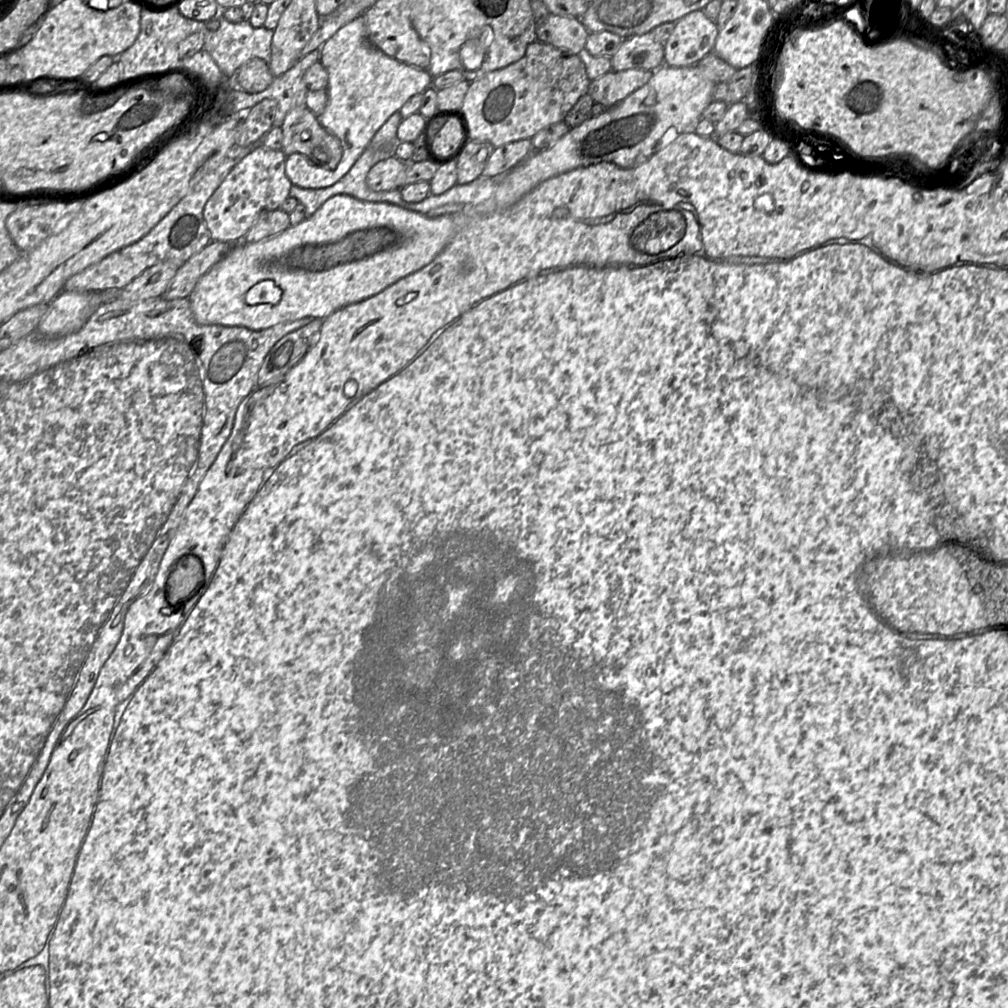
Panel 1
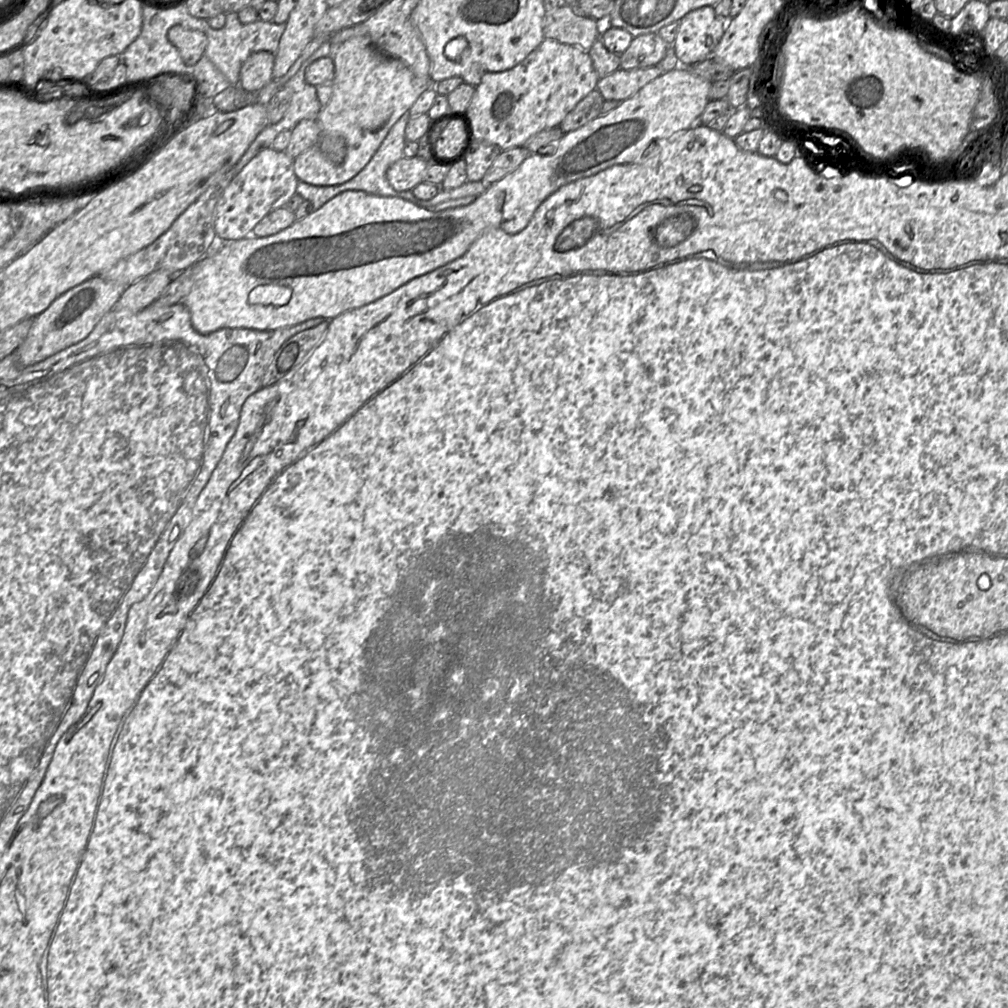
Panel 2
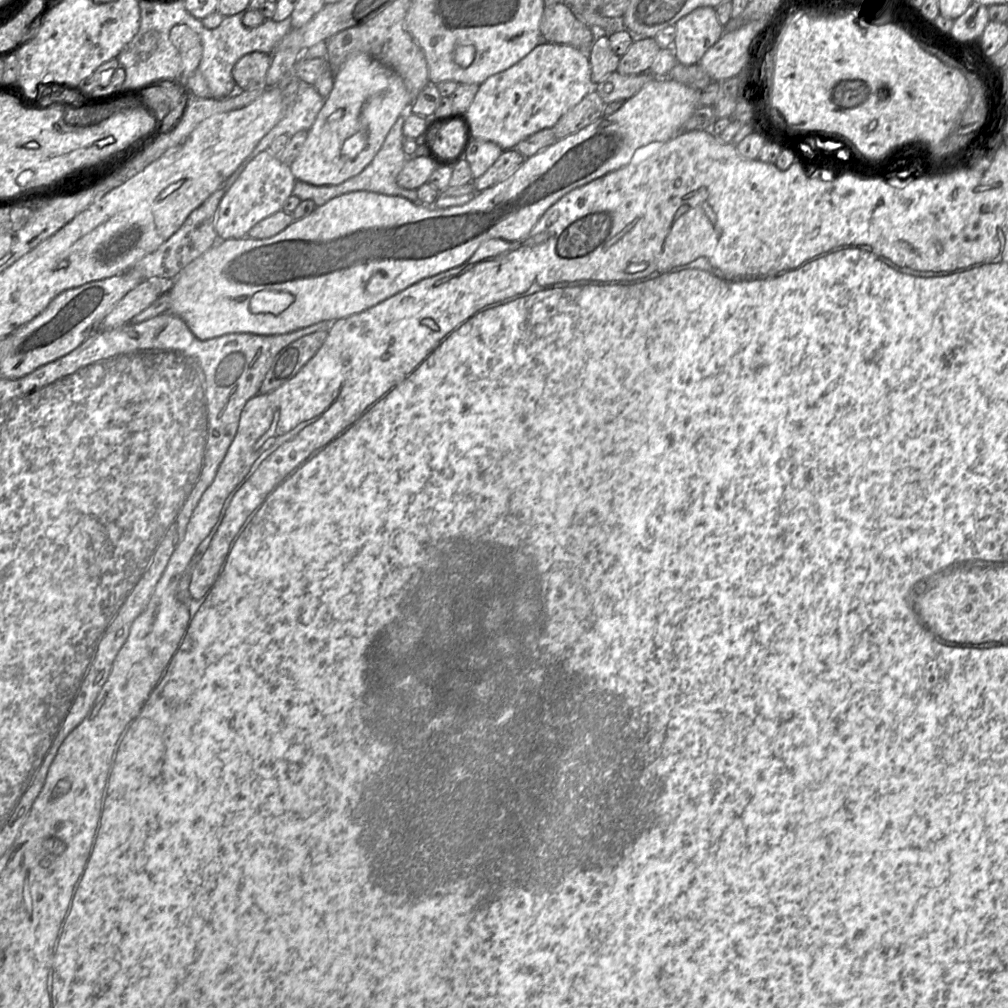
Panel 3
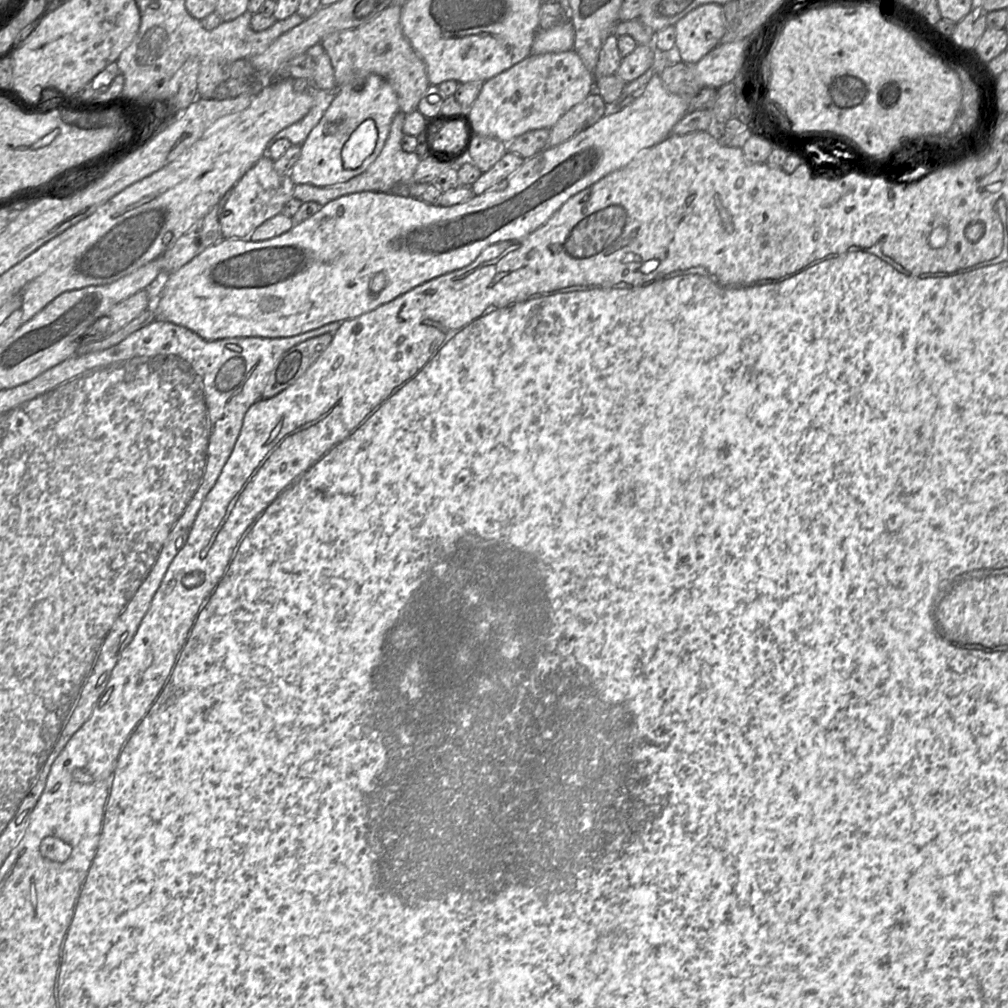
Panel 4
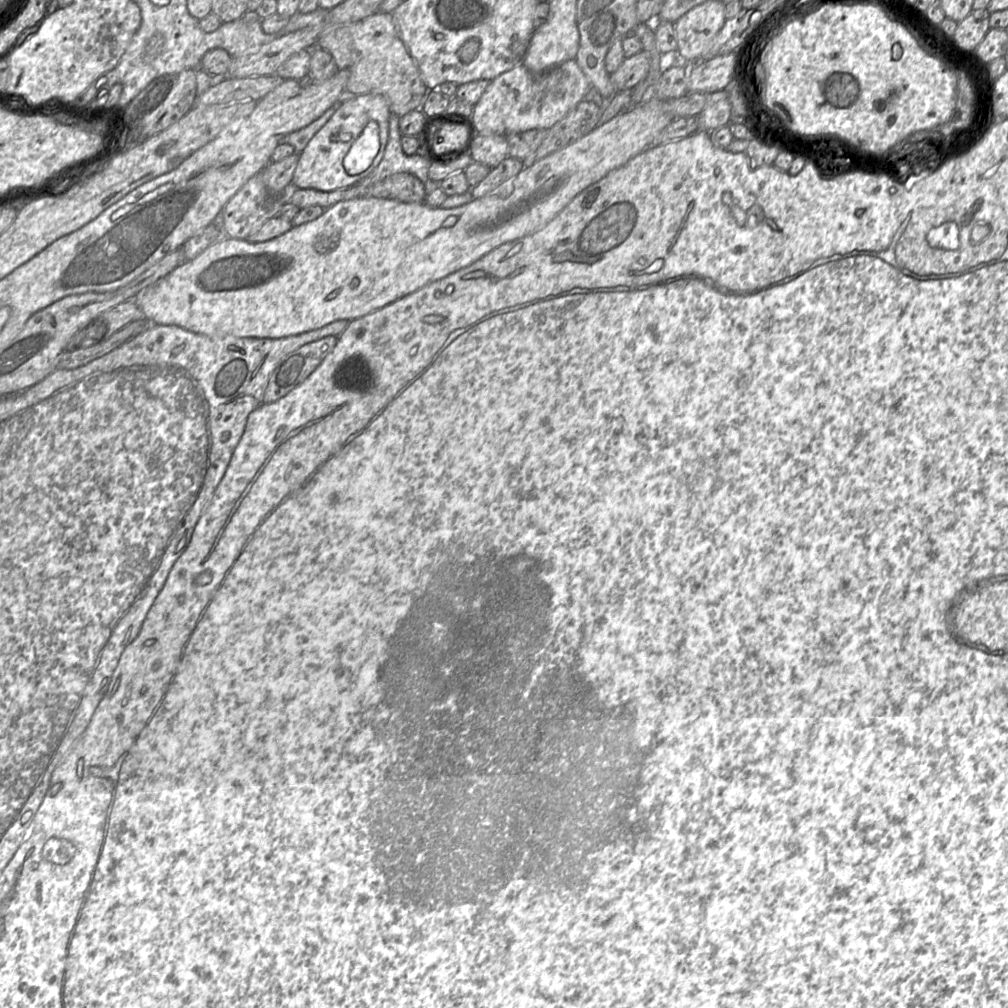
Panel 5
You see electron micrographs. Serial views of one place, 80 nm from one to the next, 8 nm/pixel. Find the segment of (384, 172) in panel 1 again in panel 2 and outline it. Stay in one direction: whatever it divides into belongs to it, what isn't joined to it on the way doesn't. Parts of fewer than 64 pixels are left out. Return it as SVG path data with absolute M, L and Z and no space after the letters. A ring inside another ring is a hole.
M419 157L401 159L392 164L387 170L386 177L390 185L397 191L413 190L424 181L424 173L430 164Z

